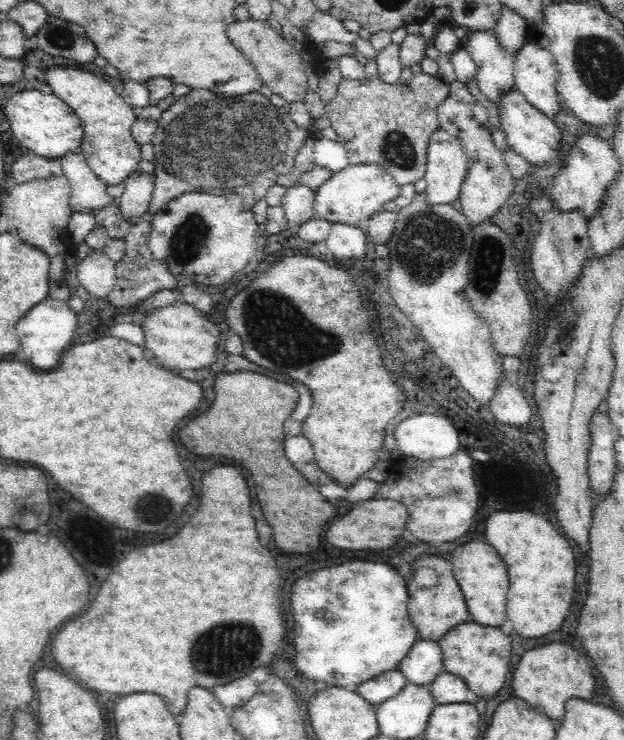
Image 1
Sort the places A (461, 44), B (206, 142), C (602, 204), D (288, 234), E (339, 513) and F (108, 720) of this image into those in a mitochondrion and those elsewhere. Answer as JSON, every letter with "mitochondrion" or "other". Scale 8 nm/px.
{"A":"other","B":"mitochondrion","C":"other","D":"other","E":"other","F":"other"}

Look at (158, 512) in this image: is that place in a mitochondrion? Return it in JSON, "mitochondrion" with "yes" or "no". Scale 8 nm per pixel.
{"mitochondrion":"yes"}

